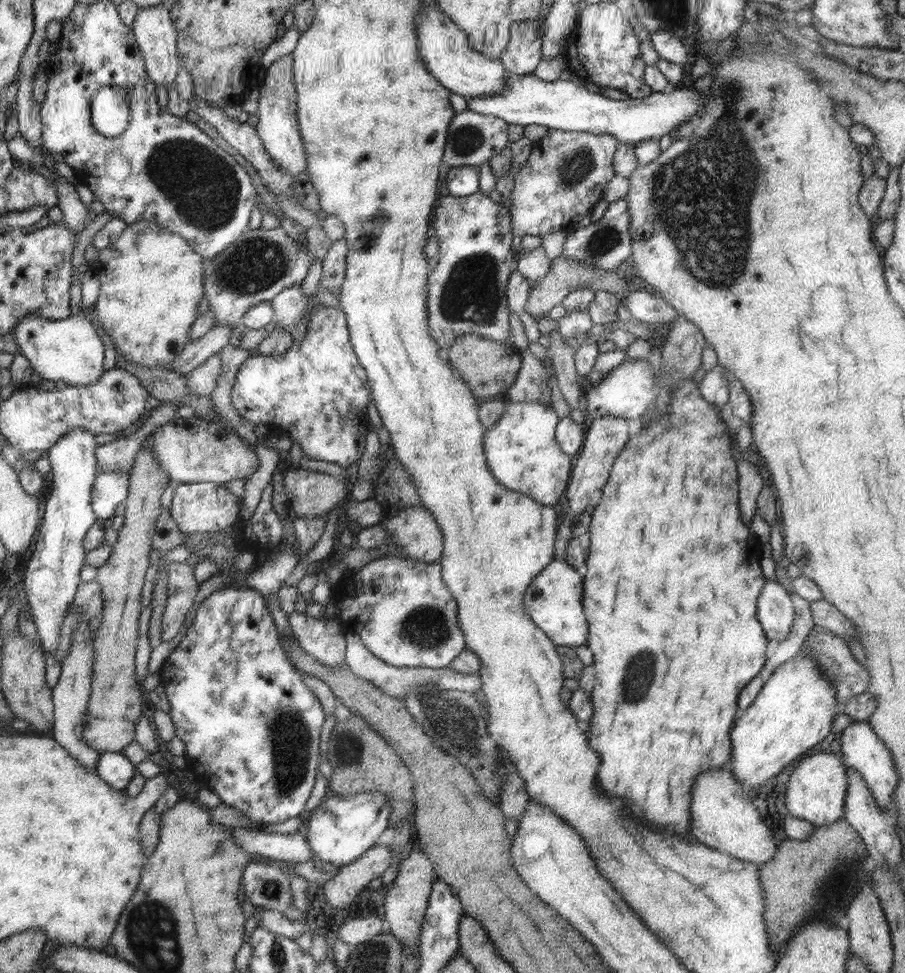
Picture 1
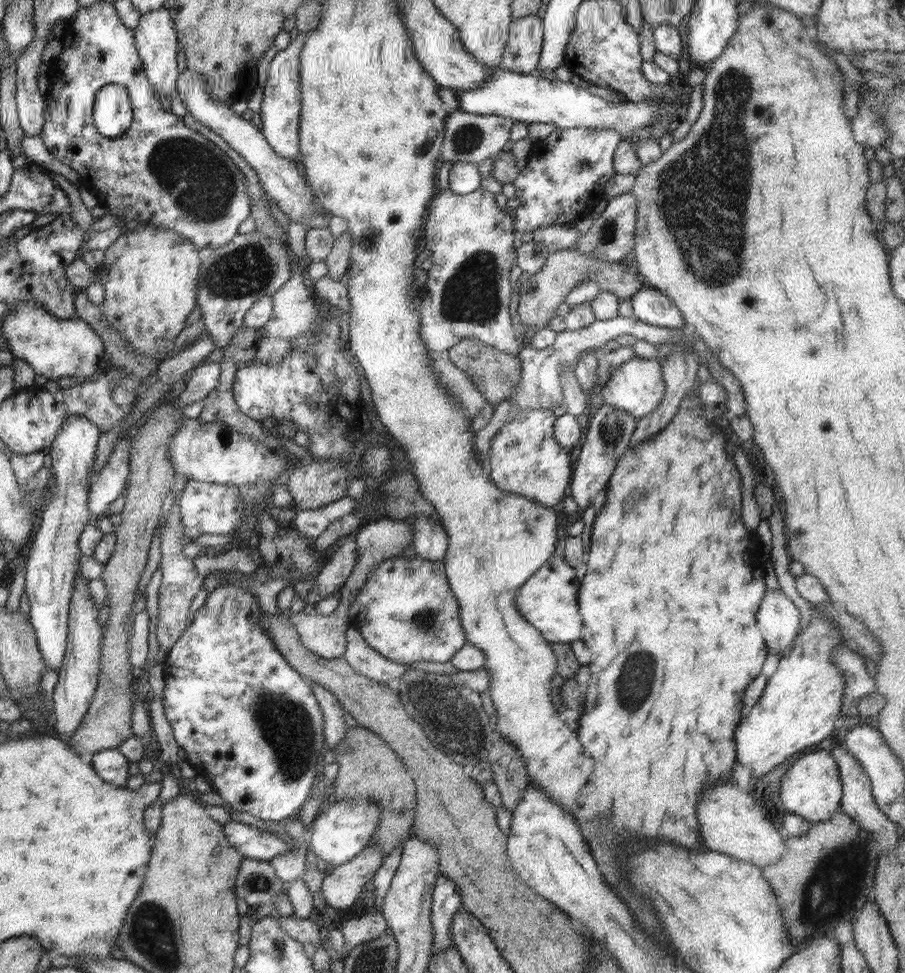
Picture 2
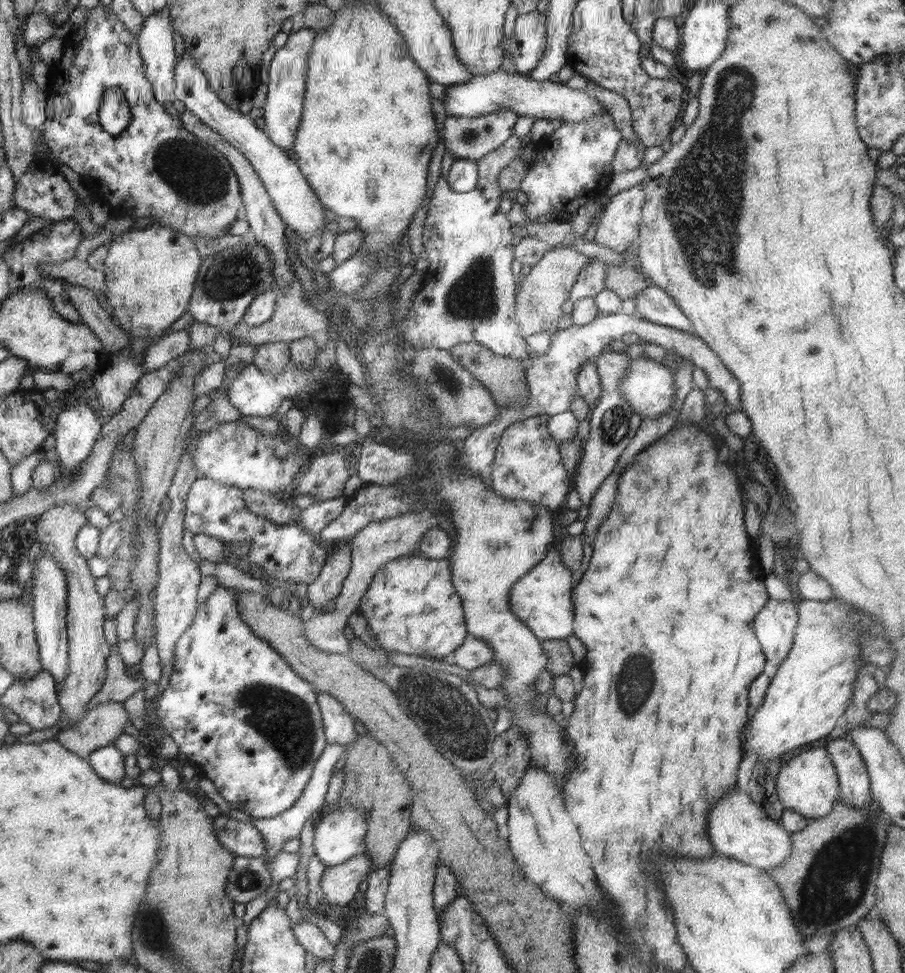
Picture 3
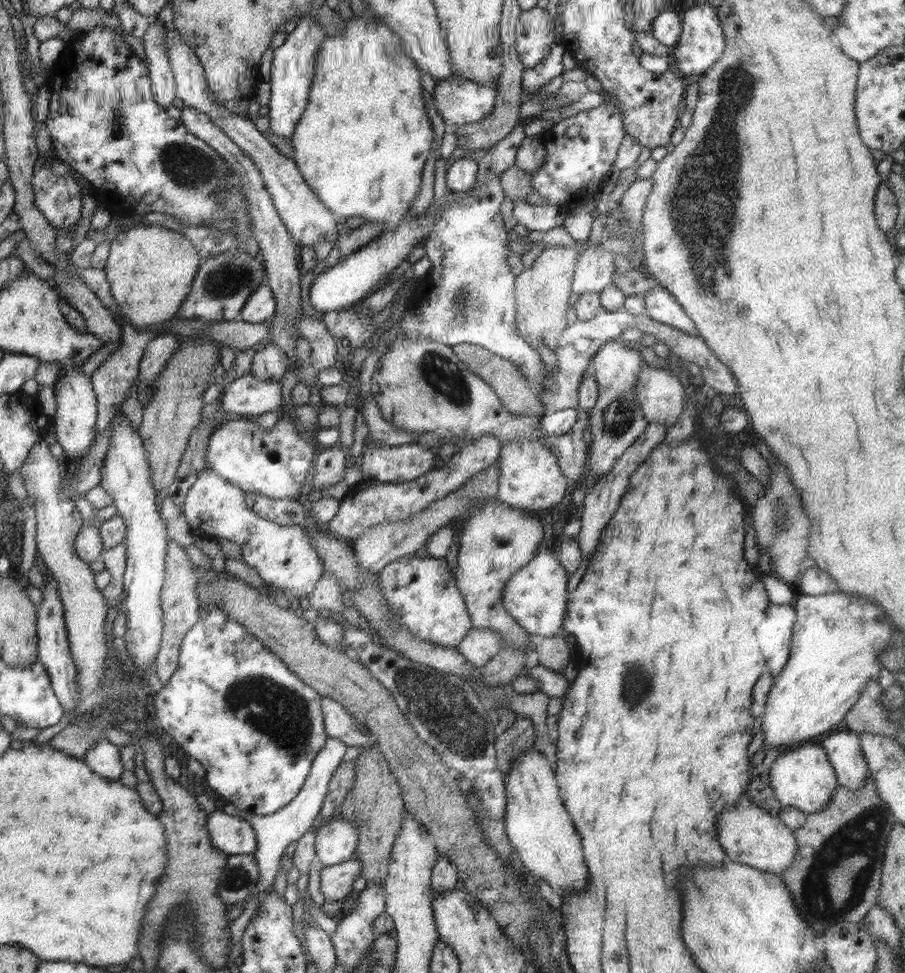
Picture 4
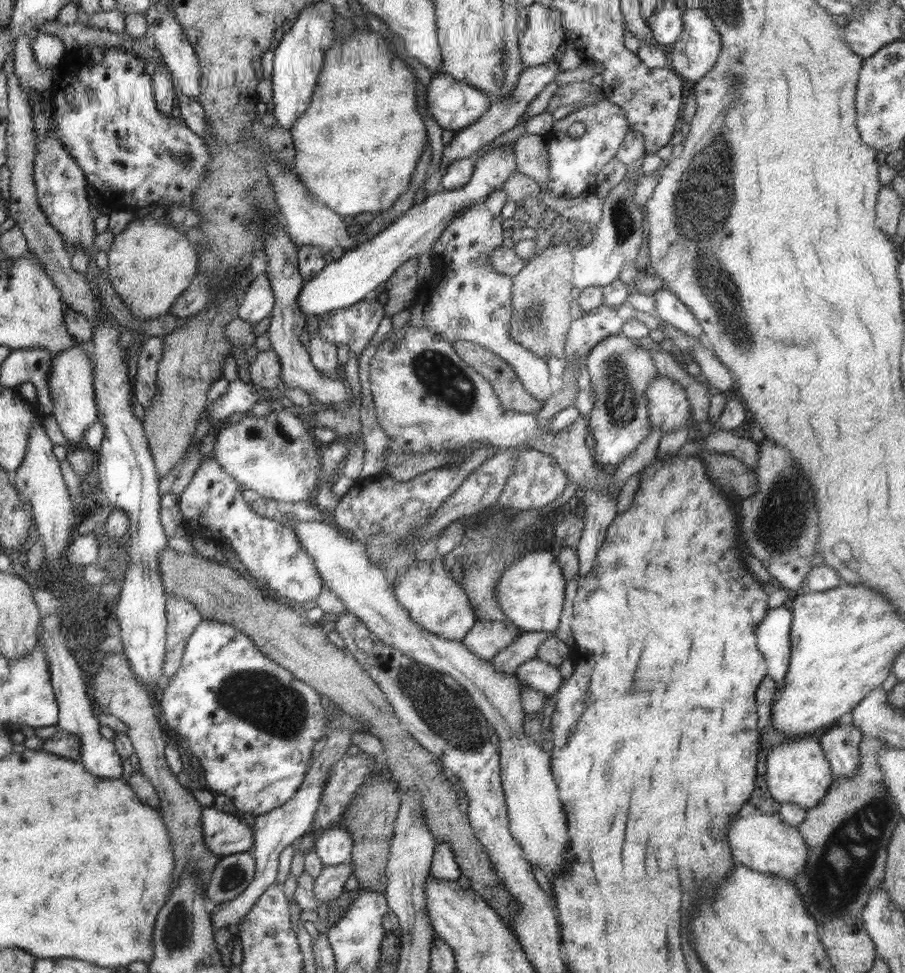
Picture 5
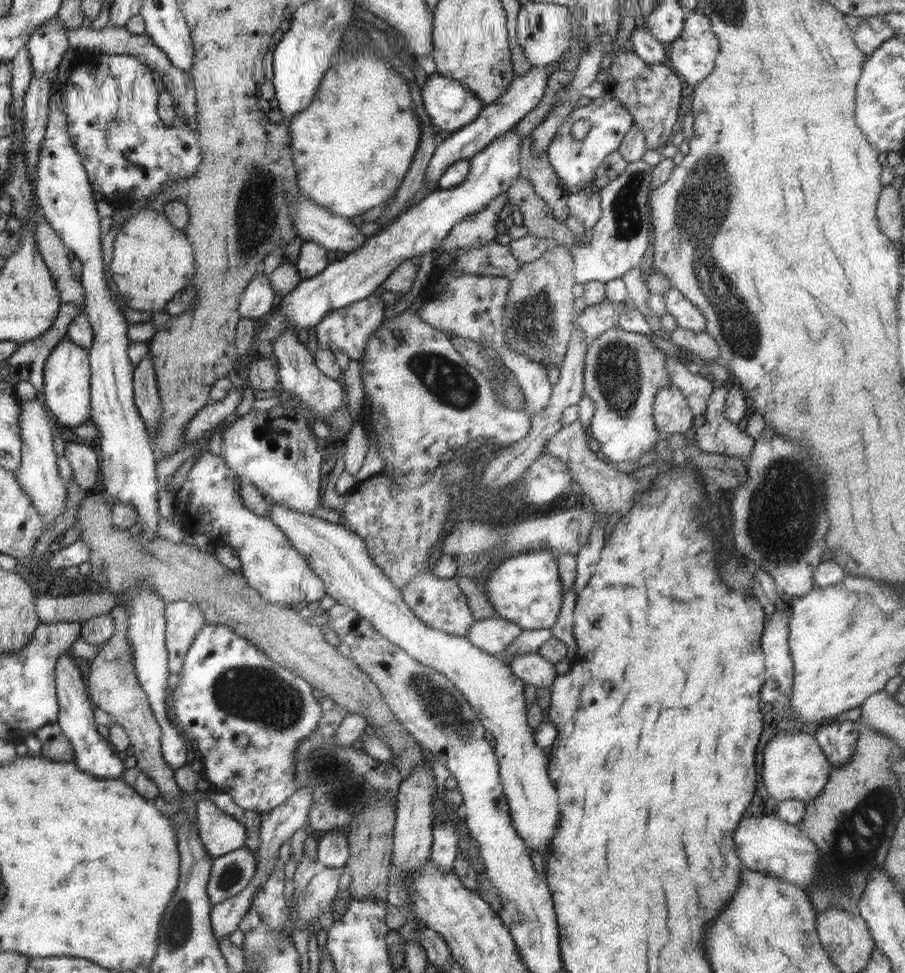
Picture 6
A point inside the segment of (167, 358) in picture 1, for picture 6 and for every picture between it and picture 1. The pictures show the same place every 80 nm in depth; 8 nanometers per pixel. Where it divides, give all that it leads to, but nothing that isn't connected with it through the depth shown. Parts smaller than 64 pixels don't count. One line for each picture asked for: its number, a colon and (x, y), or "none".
2: (150, 275)
3: (150, 274)
4: (150, 268)
5: (150, 264)
6: (152, 261)

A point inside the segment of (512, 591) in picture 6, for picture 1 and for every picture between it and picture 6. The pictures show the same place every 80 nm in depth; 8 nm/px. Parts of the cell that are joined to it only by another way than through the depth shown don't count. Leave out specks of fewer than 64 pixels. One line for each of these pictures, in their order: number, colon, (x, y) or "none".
1: (553, 600)
2: (548, 599)
3: (541, 598)
4: (535, 596)
5: (530, 592)

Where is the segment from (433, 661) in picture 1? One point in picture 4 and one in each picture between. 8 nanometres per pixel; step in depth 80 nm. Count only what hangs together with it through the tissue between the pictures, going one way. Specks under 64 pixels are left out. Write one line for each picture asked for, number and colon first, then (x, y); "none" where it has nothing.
2: (406, 610)
3: (412, 606)
4: (422, 592)

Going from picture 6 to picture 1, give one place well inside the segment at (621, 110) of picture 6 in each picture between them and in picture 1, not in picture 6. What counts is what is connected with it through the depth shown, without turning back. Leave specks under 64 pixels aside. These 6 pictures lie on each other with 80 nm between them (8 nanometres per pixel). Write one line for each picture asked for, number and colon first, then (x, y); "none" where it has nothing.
1: (564, 178)
2: (564, 182)
3: (573, 166)
4: (575, 167)
5: (573, 163)

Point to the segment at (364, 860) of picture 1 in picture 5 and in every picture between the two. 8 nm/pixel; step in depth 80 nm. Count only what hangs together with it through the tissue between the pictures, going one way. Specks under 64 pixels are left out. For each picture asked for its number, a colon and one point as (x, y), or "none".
2: (341, 886)
3: (340, 883)
4: (337, 881)
5: (330, 884)

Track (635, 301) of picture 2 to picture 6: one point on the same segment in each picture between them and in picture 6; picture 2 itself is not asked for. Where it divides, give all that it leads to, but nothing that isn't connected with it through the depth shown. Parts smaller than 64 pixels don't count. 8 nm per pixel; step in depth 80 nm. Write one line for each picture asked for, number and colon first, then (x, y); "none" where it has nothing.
3: (653, 304)
4: (660, 305)
5: (670, 309)
6: (688, 315)

